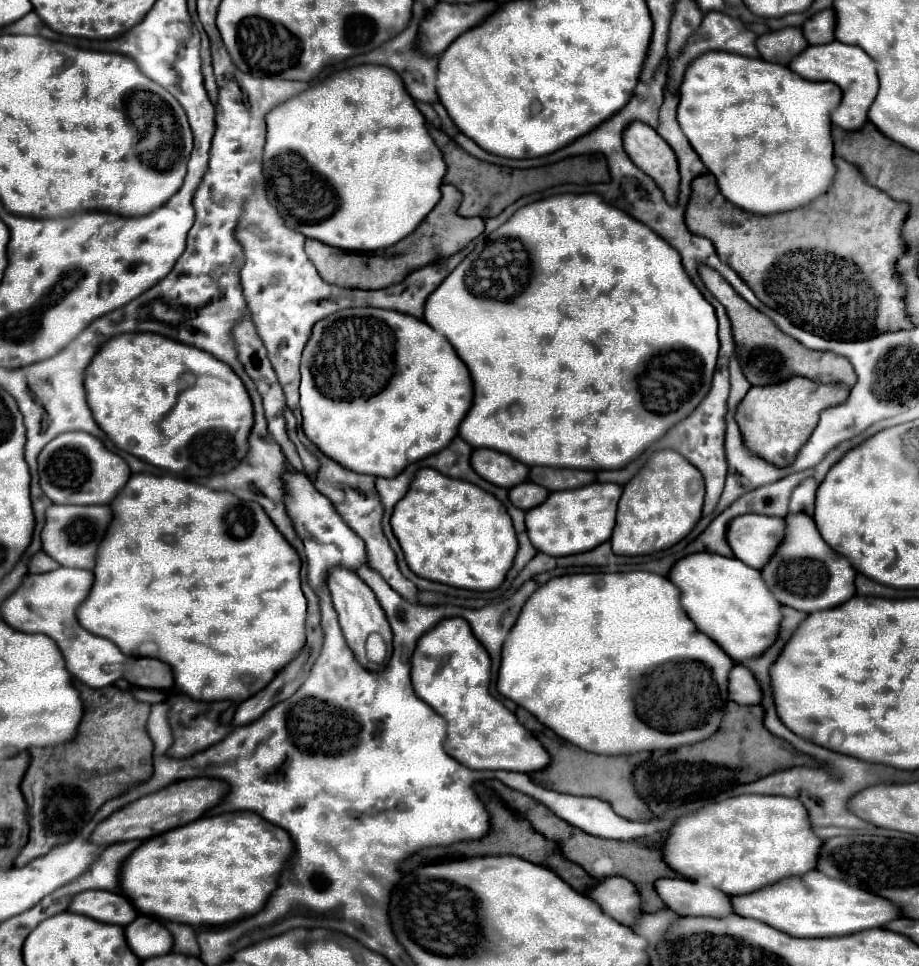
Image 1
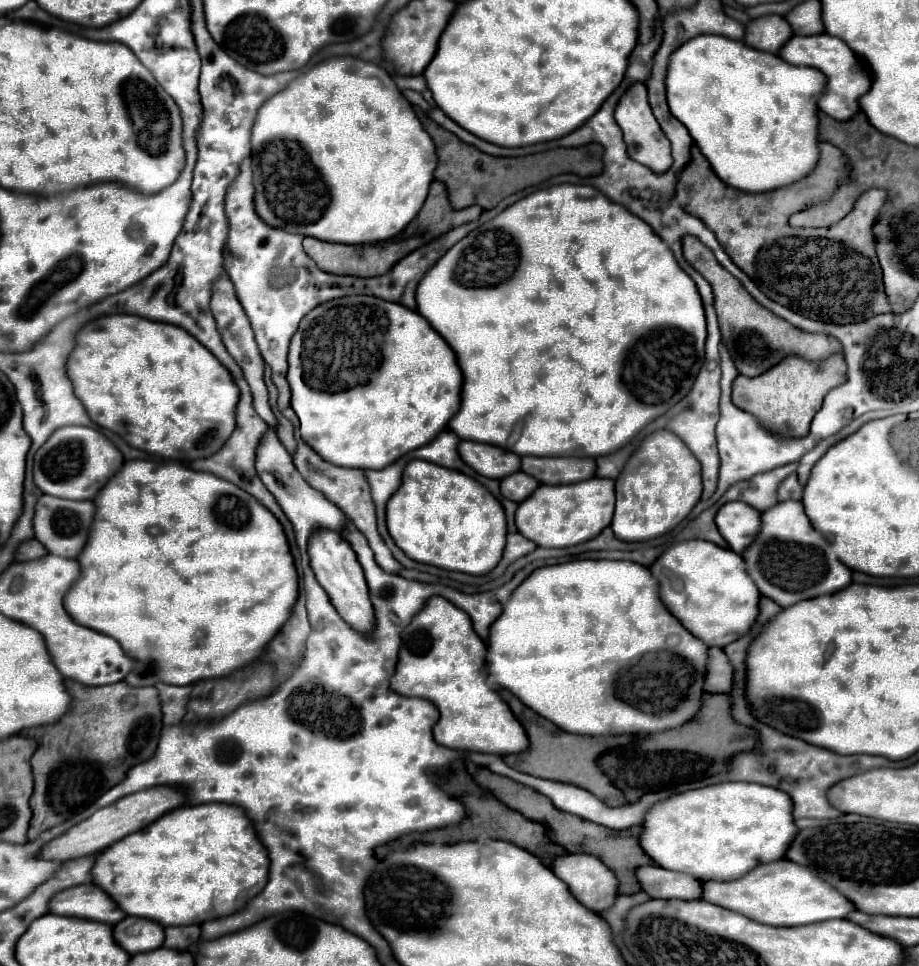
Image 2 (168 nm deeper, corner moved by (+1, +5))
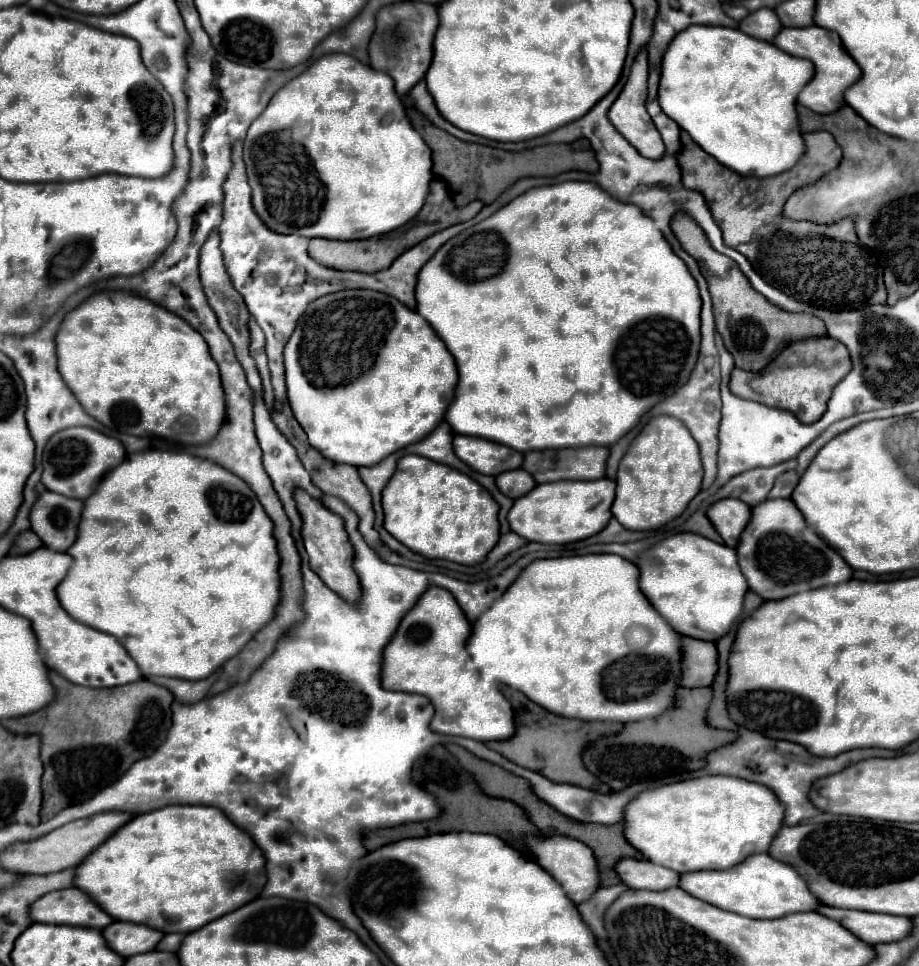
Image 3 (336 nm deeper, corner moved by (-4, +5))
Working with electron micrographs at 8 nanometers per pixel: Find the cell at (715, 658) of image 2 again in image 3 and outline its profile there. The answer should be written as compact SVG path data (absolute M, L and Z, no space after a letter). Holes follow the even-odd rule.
M683 638L683 686L711 686L717 676L717 648L711 642Z

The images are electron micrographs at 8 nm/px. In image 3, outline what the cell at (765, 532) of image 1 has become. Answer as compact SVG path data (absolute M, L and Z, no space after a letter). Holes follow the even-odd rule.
M725 498L709 506L707 516L713 522L715 530L721 534L721 538L725 540L725 544L735 548L751 520L751 506L737 498Z

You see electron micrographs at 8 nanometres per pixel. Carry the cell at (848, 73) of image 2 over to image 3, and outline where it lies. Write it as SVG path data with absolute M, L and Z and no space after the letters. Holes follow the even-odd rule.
M819 26L783 28L783 32L779 32L779 36L775 36L773 44L791 56L811 60L815 66L815 78L799 94L799 104L811 108L817 114L833 114L841 106L845 106L845 90L851 88L861 78L861 68L847 54L847 50L841 44L841 38L835 32L819 28Z

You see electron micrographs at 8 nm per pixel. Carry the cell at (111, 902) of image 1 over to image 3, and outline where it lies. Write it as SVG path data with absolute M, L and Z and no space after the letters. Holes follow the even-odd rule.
M65 888L41 896L39 902L31 906L31 918L35 922L51 924L71 924L71 926L89 926L103 930L115 922L105 910L101 910L87 892L79 888Z

